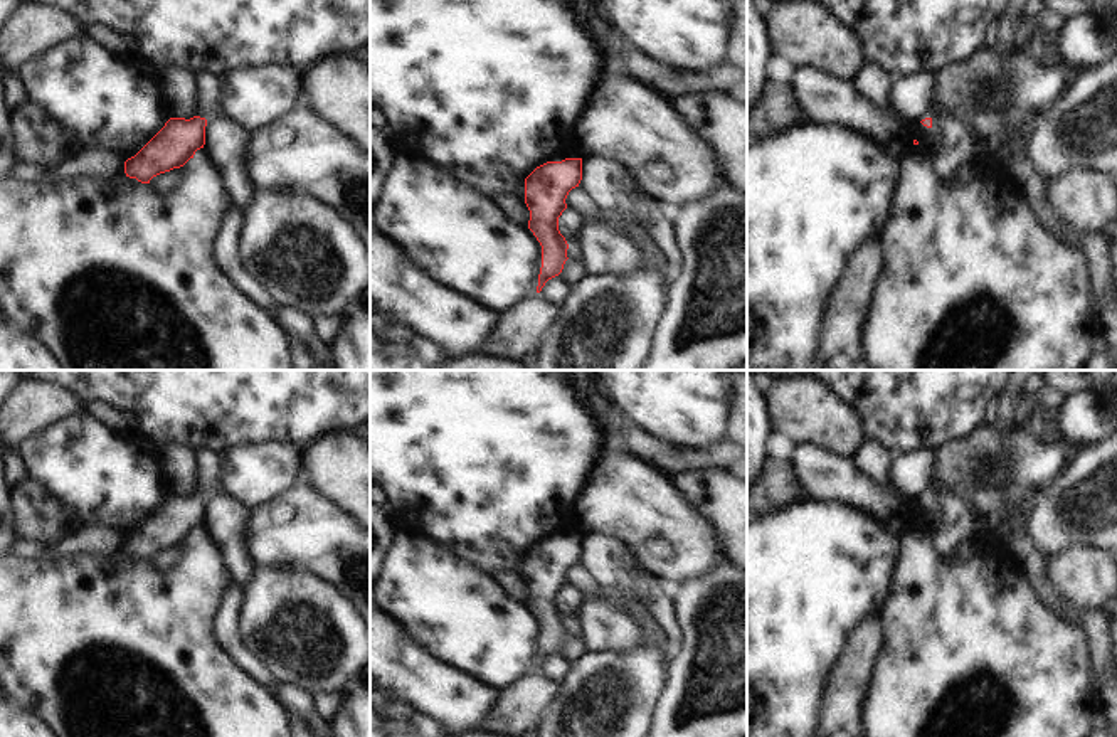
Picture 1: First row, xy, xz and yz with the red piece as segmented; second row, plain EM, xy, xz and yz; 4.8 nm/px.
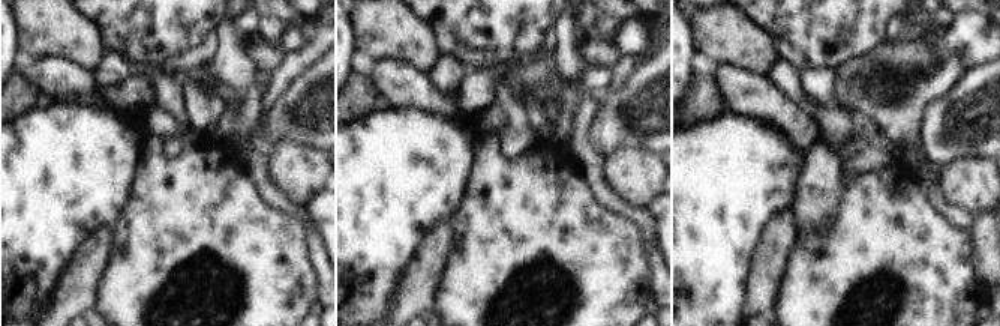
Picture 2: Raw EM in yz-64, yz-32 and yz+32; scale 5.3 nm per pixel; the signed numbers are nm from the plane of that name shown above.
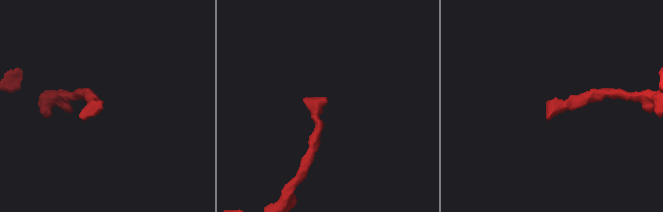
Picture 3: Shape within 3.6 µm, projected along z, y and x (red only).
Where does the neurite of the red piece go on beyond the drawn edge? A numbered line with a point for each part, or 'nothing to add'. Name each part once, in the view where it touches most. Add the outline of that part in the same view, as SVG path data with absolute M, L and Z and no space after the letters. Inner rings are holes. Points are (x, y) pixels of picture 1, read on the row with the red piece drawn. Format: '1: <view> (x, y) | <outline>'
nothing to add

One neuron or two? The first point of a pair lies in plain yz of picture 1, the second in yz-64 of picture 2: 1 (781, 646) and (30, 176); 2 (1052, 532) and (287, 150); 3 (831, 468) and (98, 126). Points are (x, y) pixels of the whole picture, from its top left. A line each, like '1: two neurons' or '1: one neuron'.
1: one neuron
2: two neurons
3: two neurons

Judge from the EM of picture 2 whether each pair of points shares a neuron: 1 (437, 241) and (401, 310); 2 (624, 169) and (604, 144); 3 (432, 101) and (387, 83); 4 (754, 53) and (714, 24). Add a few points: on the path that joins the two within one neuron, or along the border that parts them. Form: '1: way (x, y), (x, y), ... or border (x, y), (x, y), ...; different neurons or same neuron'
1: way (429, 257), (414, 293); same neuron
2: border (643, 146), (616, 144), (606, 155); different neurons
3: way (422, 92), (398, 83); same neuron
4: way (744, 44), (724, 32); same neuron

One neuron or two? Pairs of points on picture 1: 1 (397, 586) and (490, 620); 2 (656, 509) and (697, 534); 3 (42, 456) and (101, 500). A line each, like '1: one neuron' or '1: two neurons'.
1: one neuron
2: one neuron
3: one neuron

